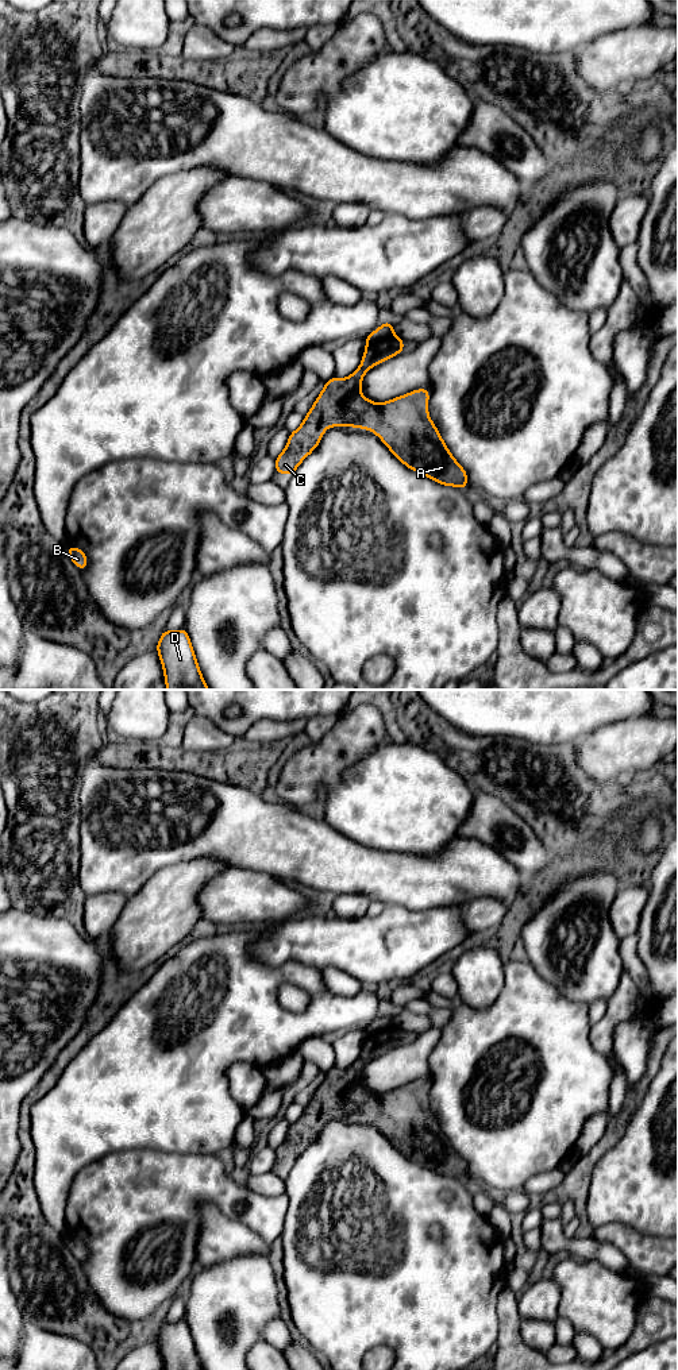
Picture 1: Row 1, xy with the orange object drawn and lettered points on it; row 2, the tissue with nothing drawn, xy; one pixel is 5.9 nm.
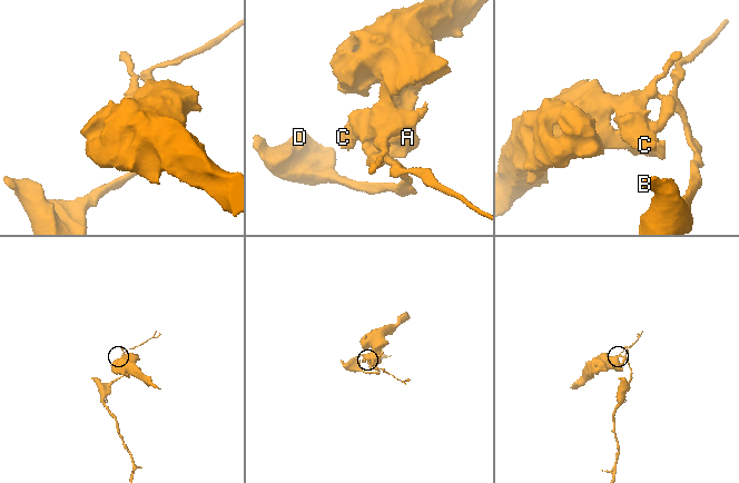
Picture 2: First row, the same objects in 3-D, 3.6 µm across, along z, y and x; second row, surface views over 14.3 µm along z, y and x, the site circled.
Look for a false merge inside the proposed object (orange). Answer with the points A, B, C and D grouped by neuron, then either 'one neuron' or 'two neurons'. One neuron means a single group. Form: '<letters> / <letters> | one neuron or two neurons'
A C / B D | two neurons

